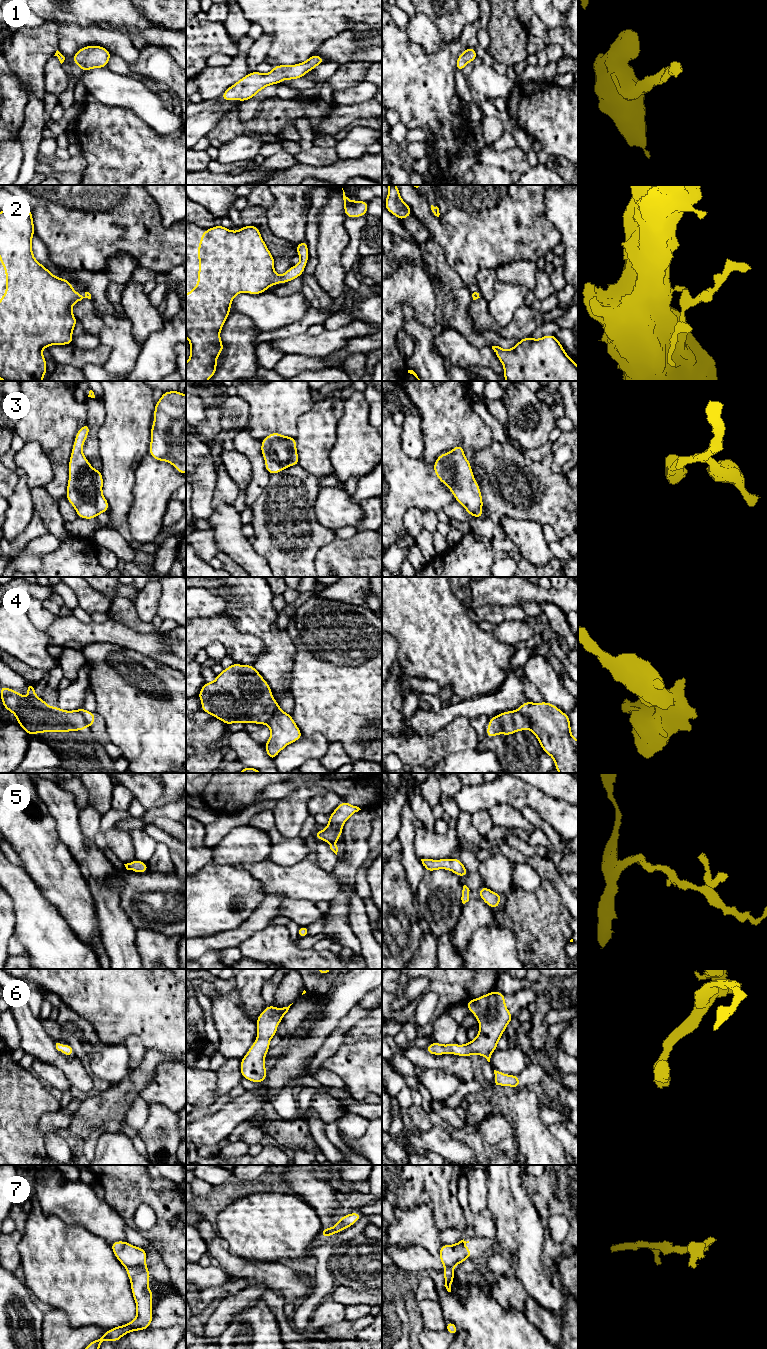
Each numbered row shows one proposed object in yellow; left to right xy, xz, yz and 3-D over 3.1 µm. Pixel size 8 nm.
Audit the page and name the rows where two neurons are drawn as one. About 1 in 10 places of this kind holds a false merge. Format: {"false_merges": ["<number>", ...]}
{"false_merges": ["4", "7"]}

